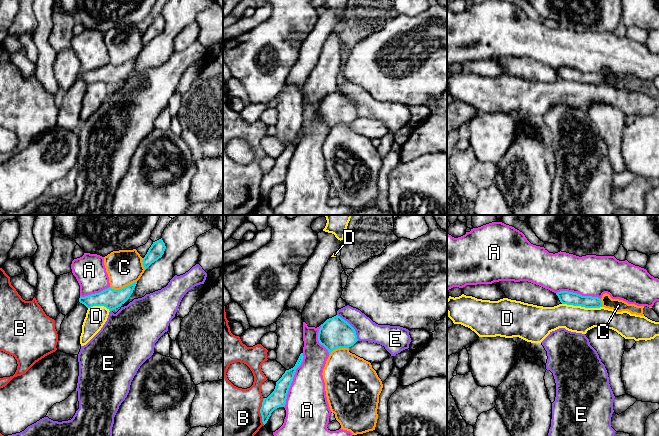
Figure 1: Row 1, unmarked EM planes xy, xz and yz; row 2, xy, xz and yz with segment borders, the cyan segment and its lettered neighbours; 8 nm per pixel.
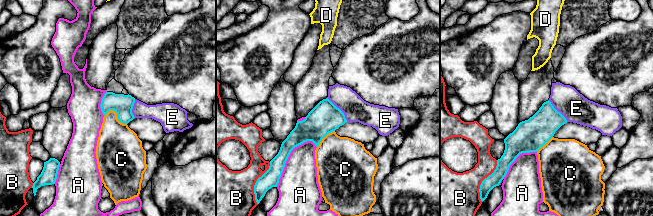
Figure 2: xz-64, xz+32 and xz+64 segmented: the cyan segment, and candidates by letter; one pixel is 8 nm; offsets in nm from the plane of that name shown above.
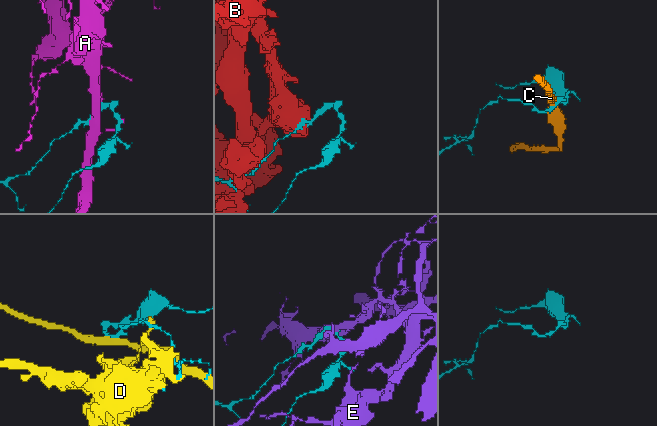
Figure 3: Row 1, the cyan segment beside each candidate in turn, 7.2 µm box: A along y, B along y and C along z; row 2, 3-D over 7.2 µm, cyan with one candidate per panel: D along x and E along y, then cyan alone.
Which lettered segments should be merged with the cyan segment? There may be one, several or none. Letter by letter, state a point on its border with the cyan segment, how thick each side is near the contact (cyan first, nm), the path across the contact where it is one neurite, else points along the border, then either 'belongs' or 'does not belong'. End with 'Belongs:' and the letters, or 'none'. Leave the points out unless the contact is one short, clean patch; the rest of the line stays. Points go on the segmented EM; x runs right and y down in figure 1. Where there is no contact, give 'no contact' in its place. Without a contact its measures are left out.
A: xz (292, 380) | 140/340 nm | does not belong
B: xz (260, 411) | 140/400 nm | does not belong
C: xy (124, 287) | 160/280 nm | does not belong
D: yz (582, 306) | 110/220 nm | does not belong
E: xz (351, 326) | 240/180 nm | belongs
Belongs: E

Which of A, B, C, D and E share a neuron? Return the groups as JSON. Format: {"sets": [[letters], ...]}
{"sets": [["A"], ["B"], ["C"], ["D"], ["E"]]}

